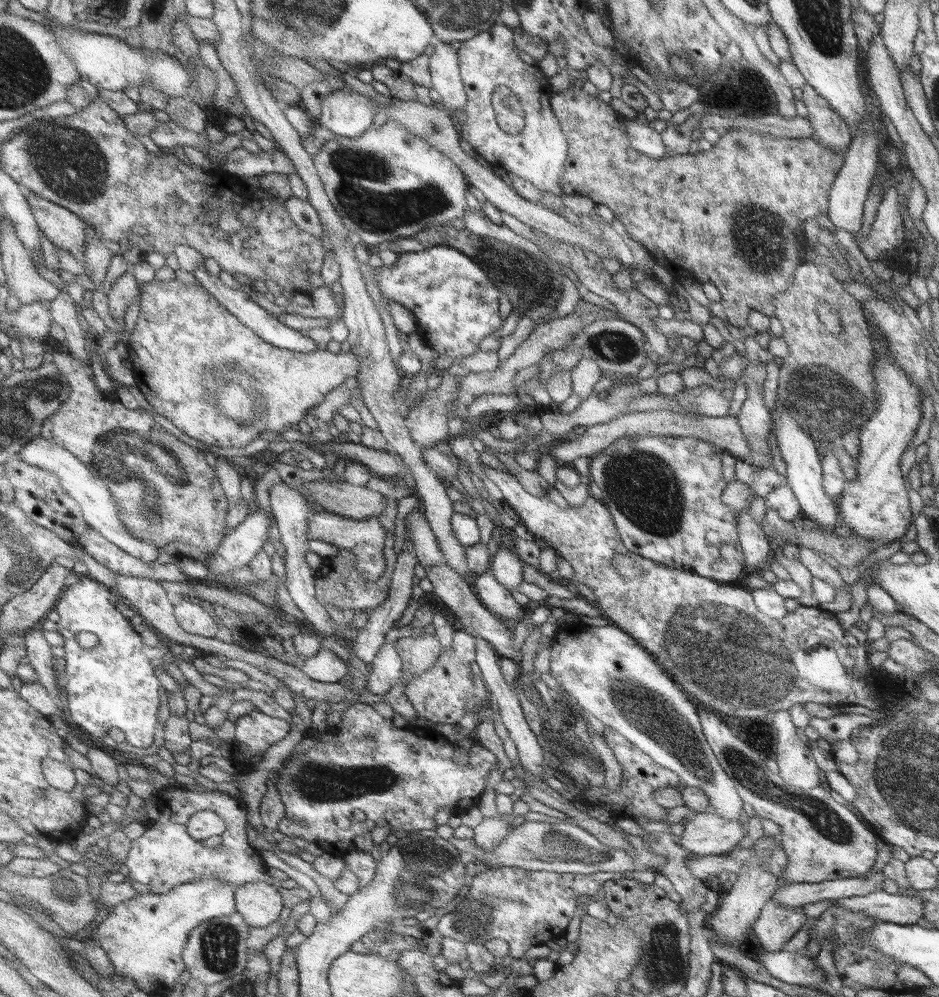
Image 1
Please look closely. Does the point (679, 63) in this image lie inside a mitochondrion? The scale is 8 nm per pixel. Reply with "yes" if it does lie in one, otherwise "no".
yes

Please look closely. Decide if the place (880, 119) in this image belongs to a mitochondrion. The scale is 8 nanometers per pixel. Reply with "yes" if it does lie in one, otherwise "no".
no

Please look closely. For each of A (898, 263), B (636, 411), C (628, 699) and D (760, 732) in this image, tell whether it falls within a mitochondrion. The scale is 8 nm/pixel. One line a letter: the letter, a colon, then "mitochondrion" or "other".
A: other
B: other
C: mitochondrion
D: mitochondrion

